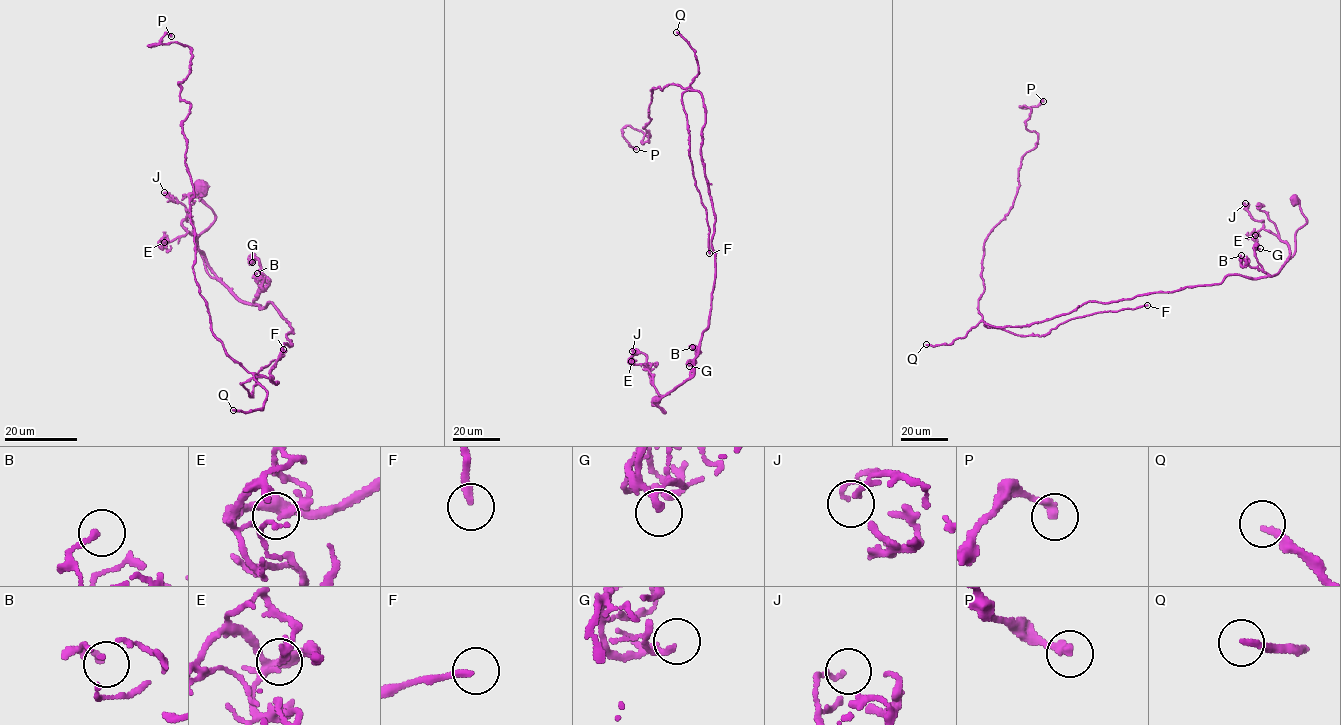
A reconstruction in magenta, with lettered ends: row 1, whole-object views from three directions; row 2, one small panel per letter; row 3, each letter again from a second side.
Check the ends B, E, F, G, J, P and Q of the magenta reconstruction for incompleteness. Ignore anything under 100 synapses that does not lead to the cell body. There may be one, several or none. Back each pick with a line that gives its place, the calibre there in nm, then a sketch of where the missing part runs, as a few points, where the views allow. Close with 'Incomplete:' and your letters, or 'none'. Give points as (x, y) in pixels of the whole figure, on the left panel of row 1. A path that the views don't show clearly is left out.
Q: Place: (233, 410). Thickness 220 nm. Course of what is missing: (233, 410), (179, 393), (67, 392), (54, 403), (58, 412), (14, 418), (2, 432), (30, 432)
Incomplete: Q

